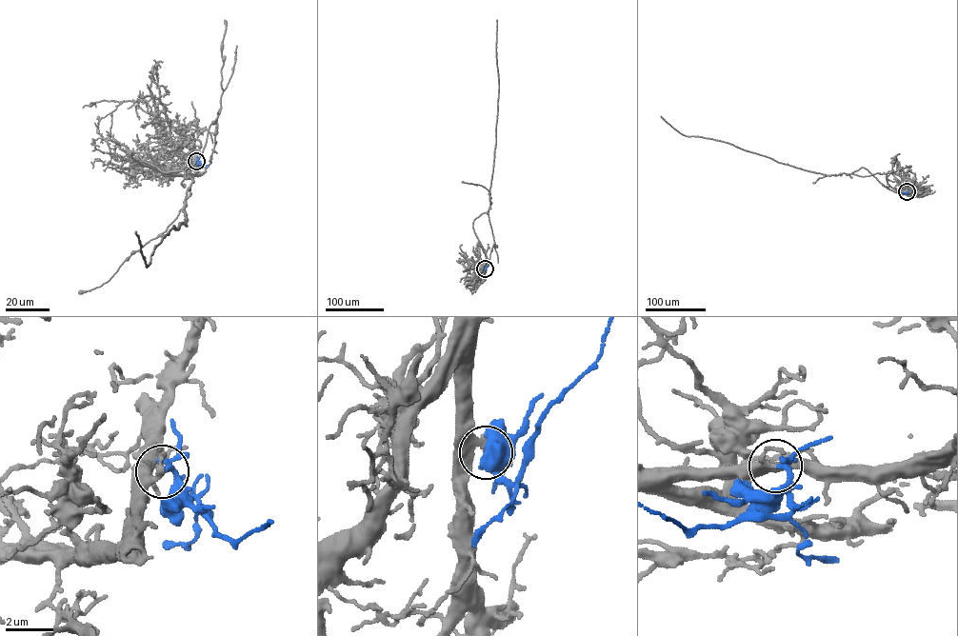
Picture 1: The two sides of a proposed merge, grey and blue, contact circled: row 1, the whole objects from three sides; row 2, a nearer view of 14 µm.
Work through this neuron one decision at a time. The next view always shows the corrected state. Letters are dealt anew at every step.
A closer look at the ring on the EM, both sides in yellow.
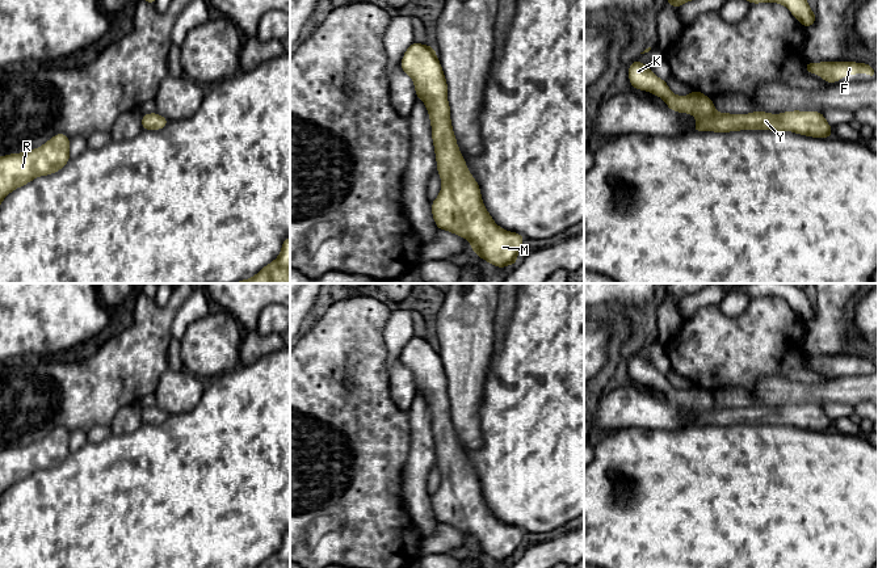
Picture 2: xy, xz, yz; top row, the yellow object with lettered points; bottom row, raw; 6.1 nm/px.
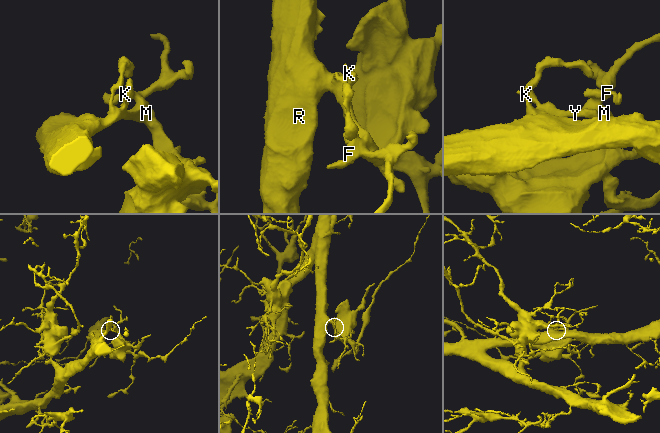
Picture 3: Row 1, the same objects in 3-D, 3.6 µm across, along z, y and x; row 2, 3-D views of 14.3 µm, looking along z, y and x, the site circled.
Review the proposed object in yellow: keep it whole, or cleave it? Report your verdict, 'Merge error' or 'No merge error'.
No merge error

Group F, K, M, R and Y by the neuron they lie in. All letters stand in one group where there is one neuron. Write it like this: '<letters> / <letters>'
F K M R Y

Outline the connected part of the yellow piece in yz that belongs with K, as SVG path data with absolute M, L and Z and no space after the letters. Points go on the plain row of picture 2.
M634 354L627 365L634 383L651 386L661 391L671 404L689 407L697 412L693 425L730 426L739 424L793 425L812 432L832 430L832 421L819 405L785 405L770 408L752 405L749 408L718 407L711 392L698 384L689 390L676 390L667 375L659 373L646 358Z

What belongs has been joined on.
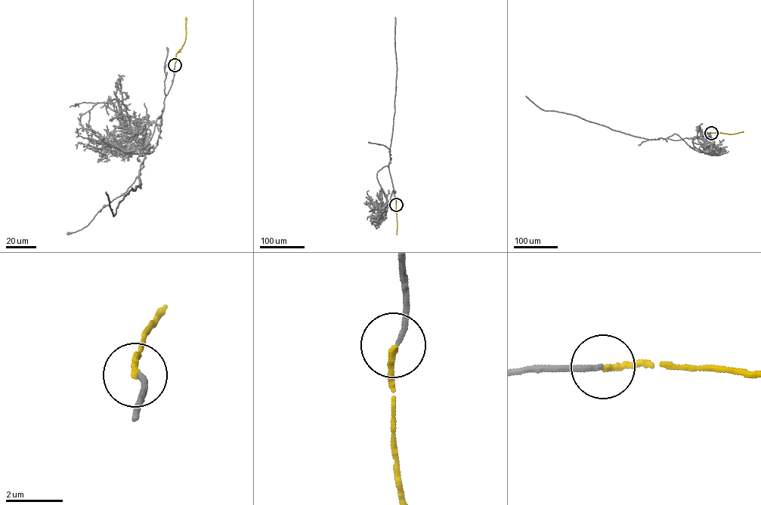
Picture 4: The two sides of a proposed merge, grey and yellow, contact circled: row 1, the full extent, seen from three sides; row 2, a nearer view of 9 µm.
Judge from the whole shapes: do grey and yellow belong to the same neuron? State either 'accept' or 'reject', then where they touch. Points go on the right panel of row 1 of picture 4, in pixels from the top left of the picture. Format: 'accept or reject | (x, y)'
accept | (711, 133)

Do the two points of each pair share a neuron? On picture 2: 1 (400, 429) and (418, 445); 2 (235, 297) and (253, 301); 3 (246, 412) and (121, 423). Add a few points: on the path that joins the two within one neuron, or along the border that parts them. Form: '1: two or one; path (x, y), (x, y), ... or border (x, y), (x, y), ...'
1: two; border (408, 412), (410, 454), (402, 468)
2: one; path (239, 297), (250, 297)
3: two; border (142, 423), (131, 432), (113, 434)

